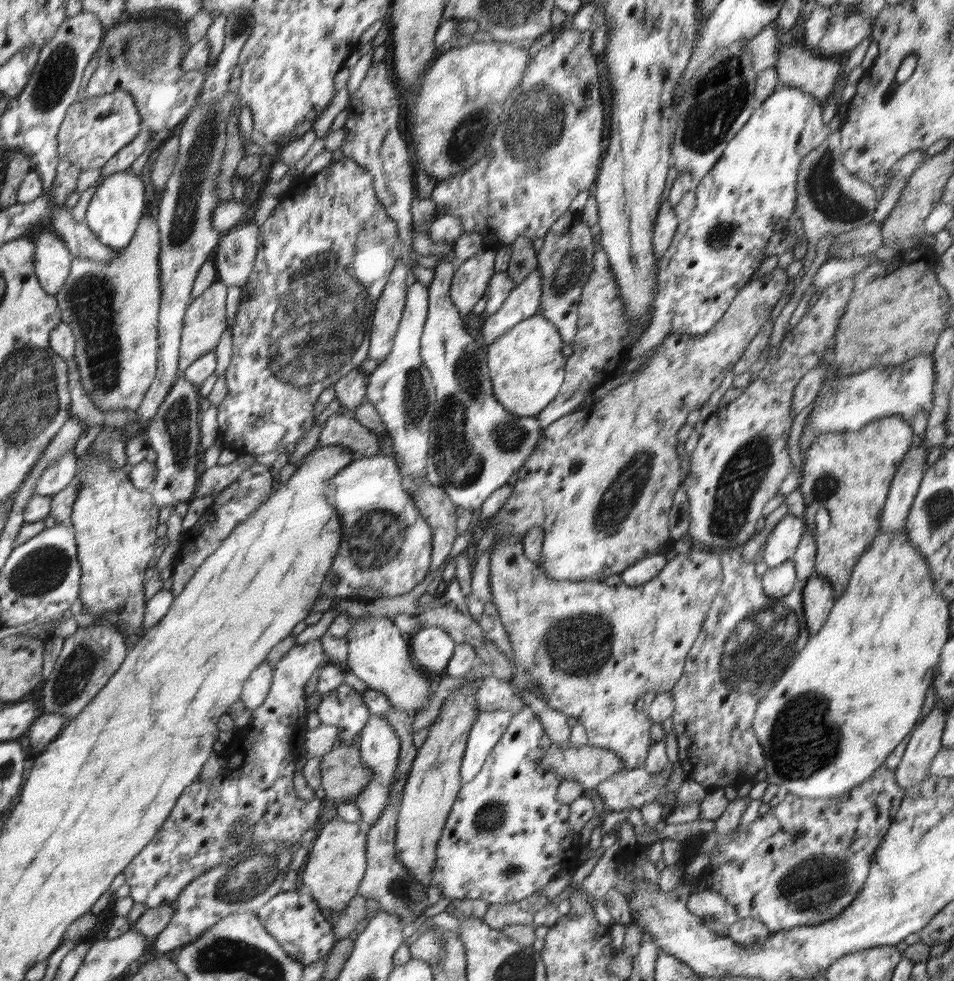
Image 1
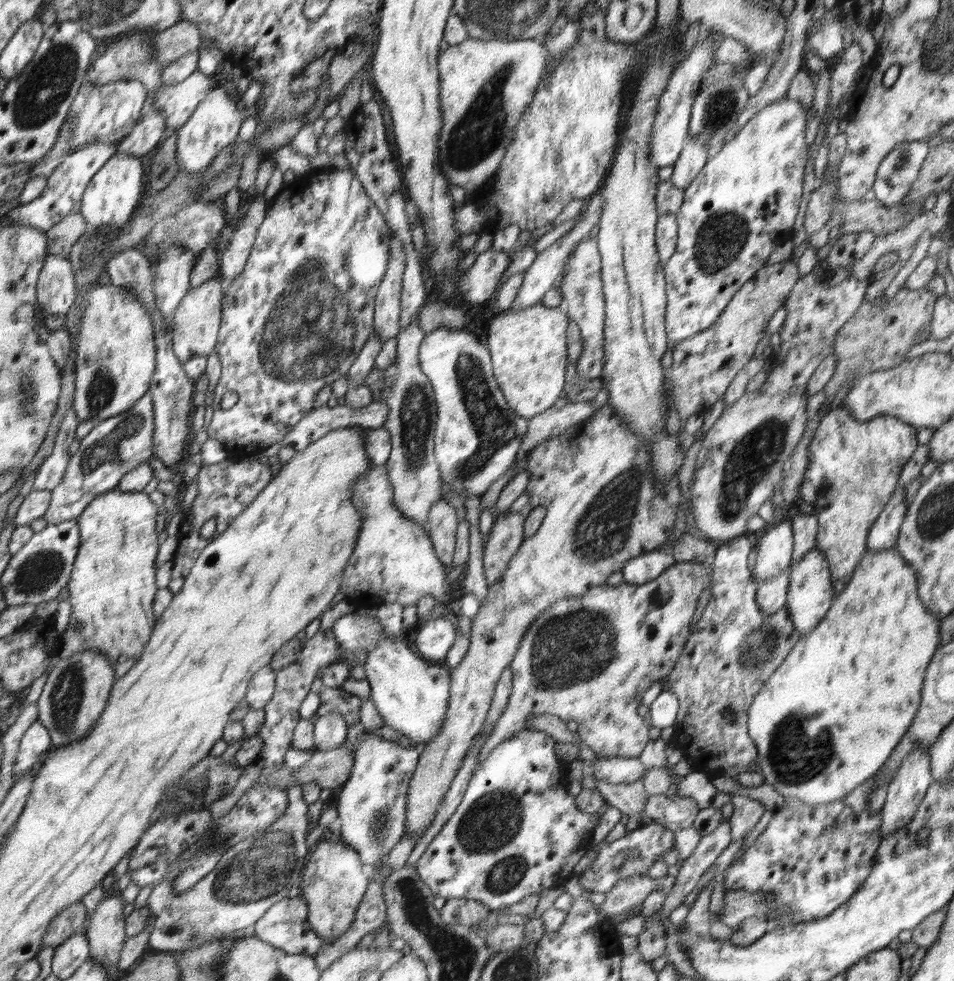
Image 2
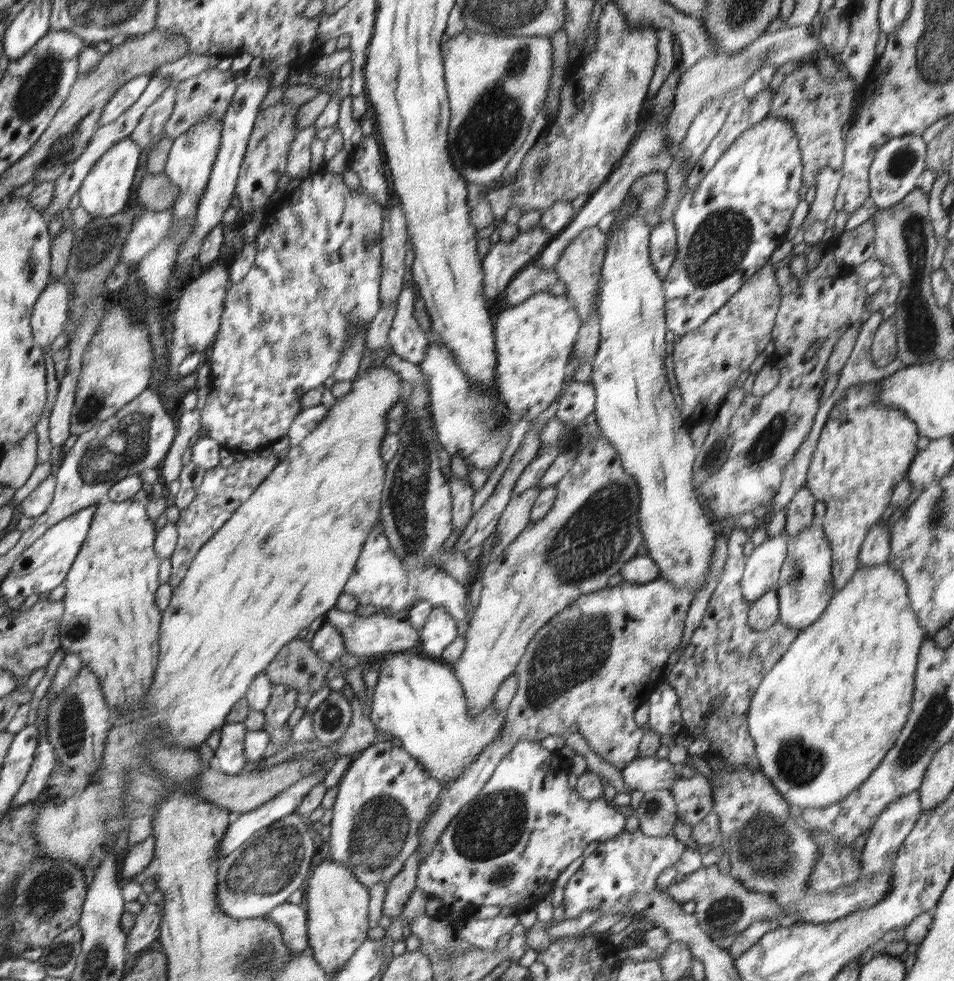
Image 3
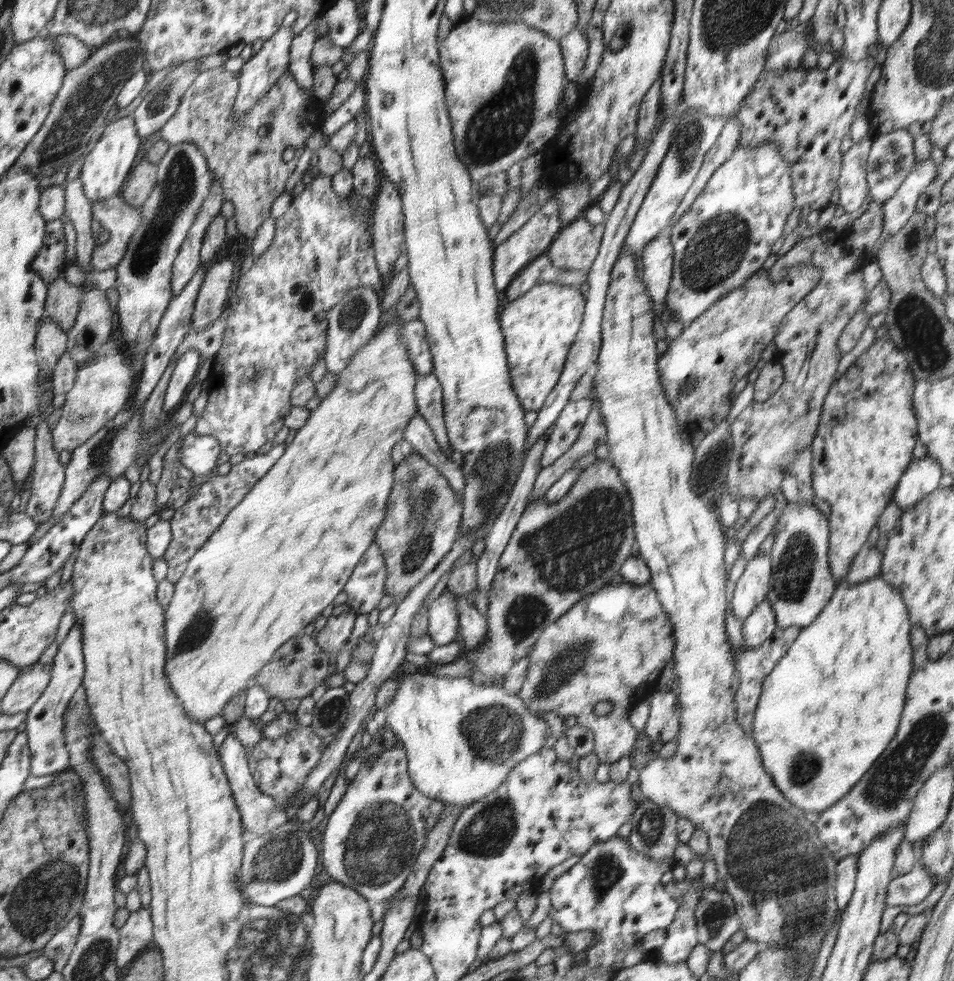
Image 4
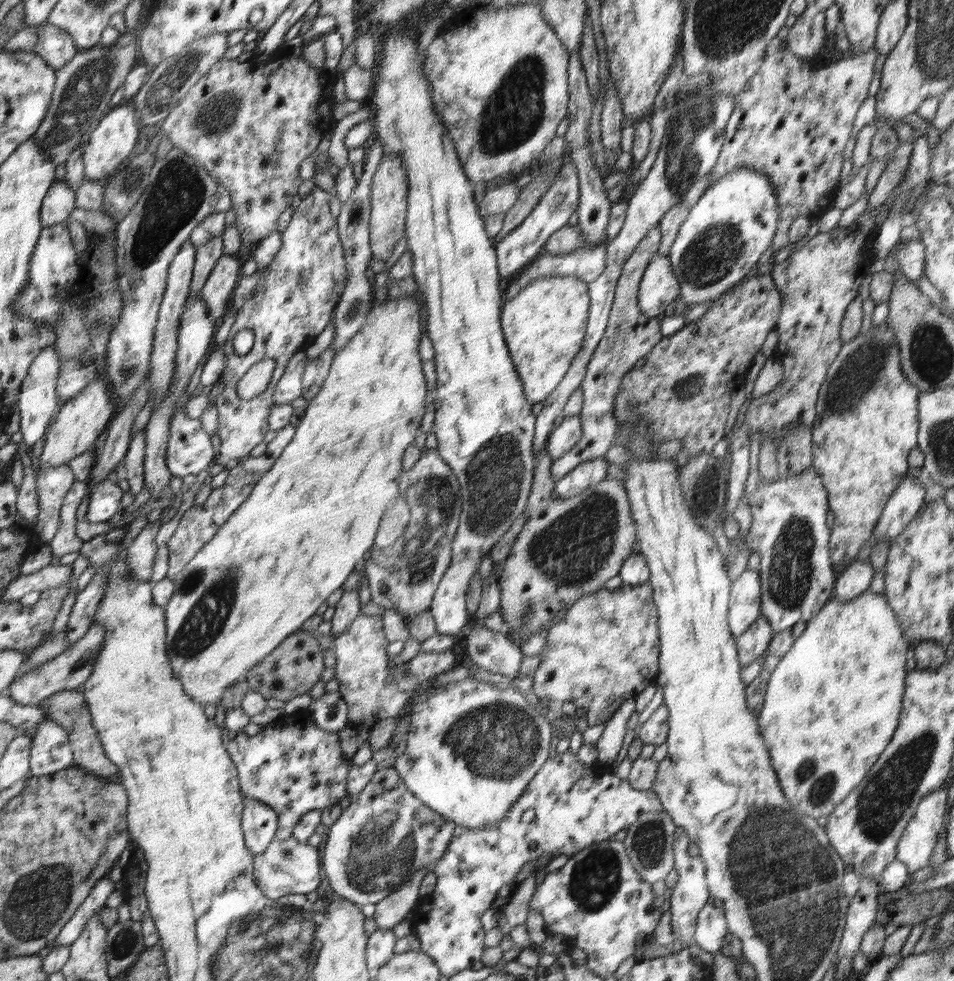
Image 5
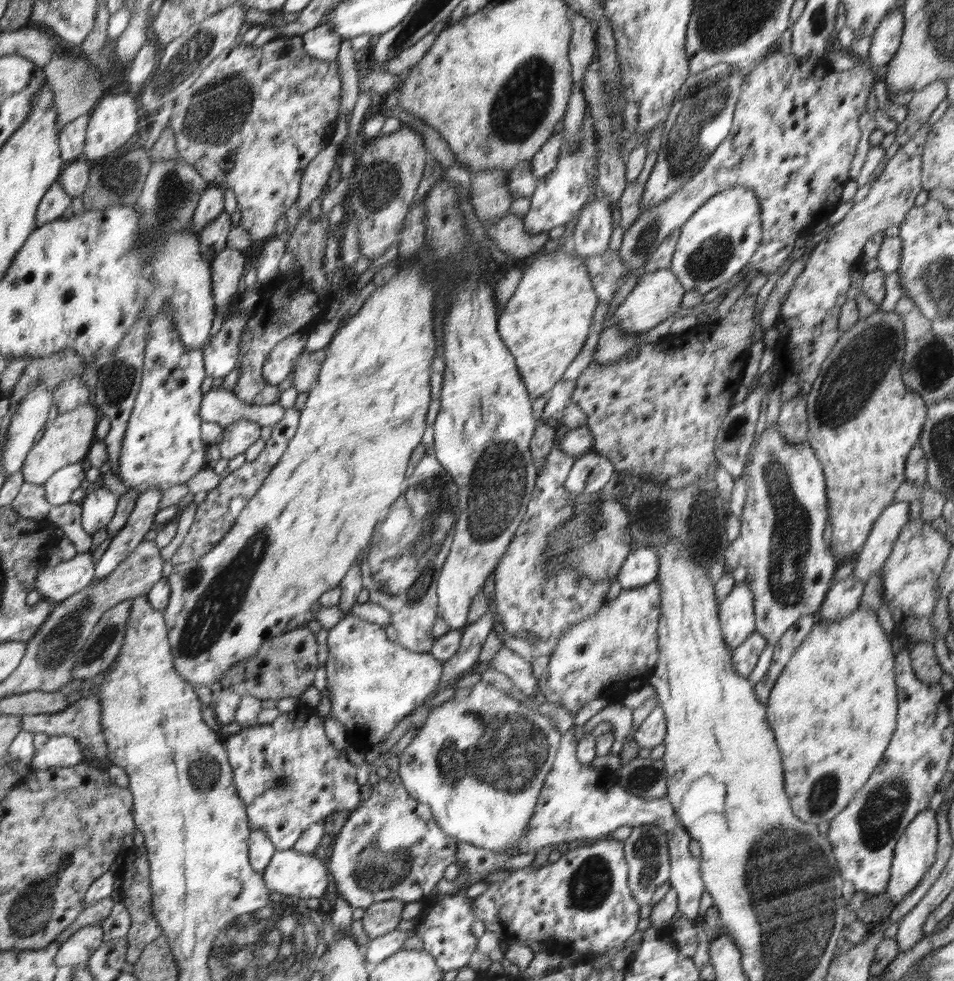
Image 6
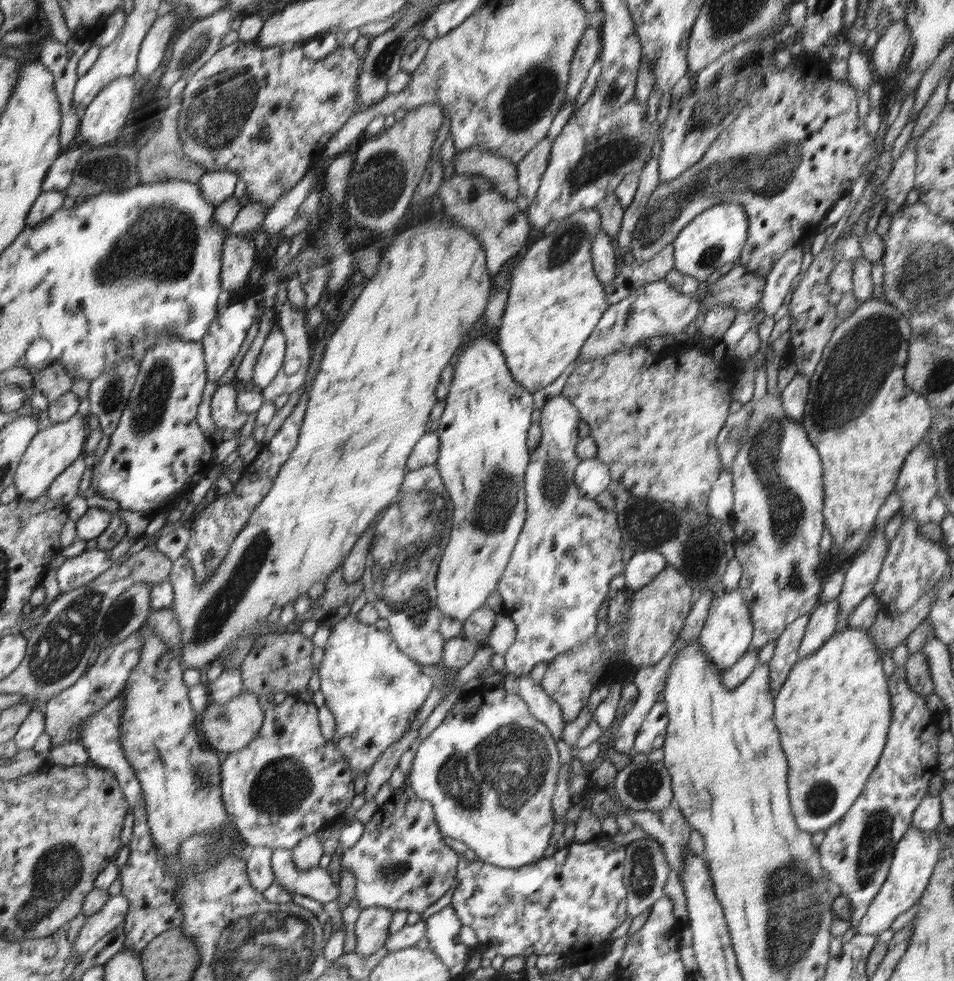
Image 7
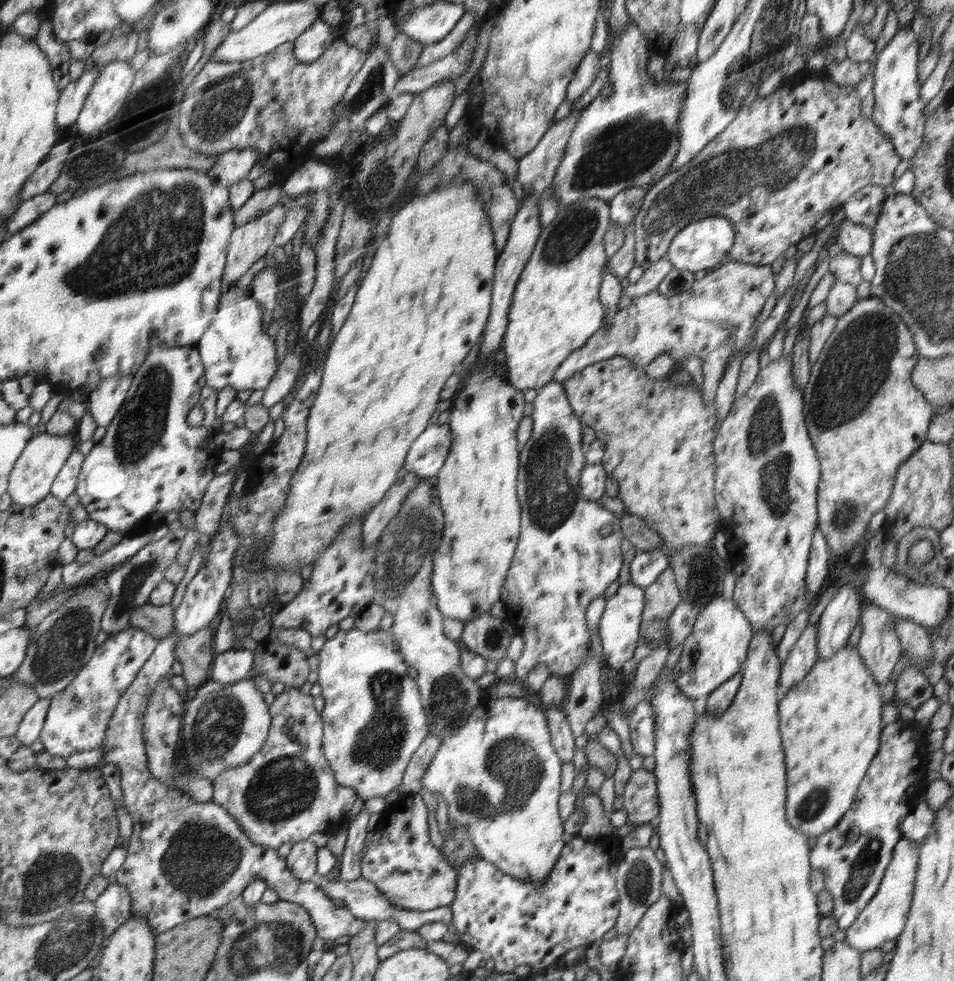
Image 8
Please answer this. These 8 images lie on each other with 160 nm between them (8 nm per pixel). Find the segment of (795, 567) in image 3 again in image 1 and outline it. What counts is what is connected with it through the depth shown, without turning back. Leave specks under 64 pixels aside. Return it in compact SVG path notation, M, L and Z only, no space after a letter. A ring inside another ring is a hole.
M816 574L807 578L801 591L805 625L811 637L822 628L835 603L833 588L827 578Z

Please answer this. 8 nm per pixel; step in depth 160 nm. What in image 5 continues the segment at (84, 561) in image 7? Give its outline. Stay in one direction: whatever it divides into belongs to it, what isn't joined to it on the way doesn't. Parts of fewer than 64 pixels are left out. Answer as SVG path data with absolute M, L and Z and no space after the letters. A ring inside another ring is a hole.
M60 562L56 565L50 564L37 572L15 578L5 589L1 599L4 602L19 601L28 592L34 590L46 592L49 588L63 586L72 579L72 576L72 565L63 565Z

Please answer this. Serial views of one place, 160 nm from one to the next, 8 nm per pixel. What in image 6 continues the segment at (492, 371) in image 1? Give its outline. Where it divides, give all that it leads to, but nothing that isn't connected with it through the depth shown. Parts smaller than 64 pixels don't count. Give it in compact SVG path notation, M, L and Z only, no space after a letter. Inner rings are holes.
M557 242L542 248L520 263L524 268L522 280L500 312L497 324L498 334L515 358L533 401L549 393L582 350L598 300L584 262L575 254L566 254L563 246L556 246Z

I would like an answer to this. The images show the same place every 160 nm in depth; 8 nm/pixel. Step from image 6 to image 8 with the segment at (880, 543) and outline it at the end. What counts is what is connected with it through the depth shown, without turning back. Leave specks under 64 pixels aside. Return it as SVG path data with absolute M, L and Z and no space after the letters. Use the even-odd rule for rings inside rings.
M847 583L830 599L817 622L818 659L828 659L844 648L861 613L860 587Z

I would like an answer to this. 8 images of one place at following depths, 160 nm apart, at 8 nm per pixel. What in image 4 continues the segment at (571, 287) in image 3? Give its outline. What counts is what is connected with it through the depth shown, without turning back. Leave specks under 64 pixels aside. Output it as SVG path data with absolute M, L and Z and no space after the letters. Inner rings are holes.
M584 216L561 229L546 251L552 266L588 272L599 254L604 229L602 223L590 224Z

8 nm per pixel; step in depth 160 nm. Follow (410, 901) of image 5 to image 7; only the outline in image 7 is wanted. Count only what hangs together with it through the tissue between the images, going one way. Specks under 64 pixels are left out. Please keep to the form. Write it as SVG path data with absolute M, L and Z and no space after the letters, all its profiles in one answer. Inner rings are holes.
M372 906L362 910L354 924L357 945L353 951L356 954L371 956L385 946L393 913L394 910L384 906Z

